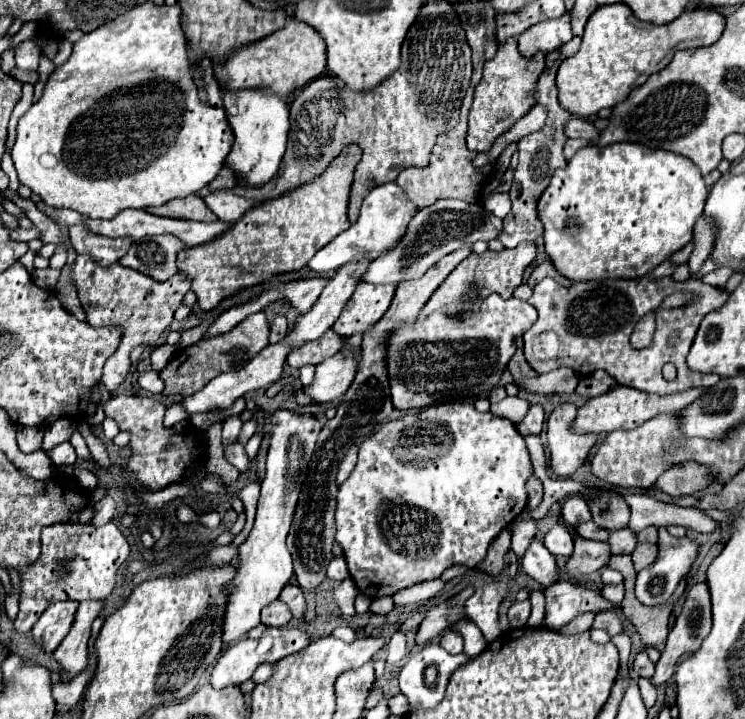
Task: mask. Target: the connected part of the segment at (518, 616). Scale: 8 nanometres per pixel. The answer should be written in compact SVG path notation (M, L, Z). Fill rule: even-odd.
M529 599L521 601L521 603L513 603L509 607L509 613L507 613L507 619L509 619L509 627L511 629L519 629L519 627L525 627L527 625L527 619L529 619L529 613L531 613L531 603Z

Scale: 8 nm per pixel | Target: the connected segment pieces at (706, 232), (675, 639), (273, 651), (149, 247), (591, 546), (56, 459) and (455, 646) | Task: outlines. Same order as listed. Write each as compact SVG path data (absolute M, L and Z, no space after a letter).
M701 215L699 221L695 223L693 241L695 241L695 249L693 249L691 257L689 257L689 269L695 275L701 269L703 261L713 251L713 227L709 227L709 223L705 223L705 215Z
M697 583L689 589L687 593L687 599L685 599L685 605L683 605L683 611L681 615L677 617L677 623L675 627L671 629L669 637L667 637L667 647L665 651L661 653L661 659L657 663L657 669L655 669L655 675L651 677L651 683L655 687L667 683L673 673L675 673L675 665L677 661L681 659L681 655L693 655L695 651L699 651L703 639L709 635L711 631L711 597L709 597L709 589L707 589L707 583Z
M267 627L267 631L261 635L259 641L243 639L239 643L231 645L219 657L219 663L215 665L215 669L211 673L211 685L215 689L223 689L223 687L229 687L229 685L241 685L243 681L251 679L251 675L255 673L257 665L261 665L261 663L277 663L283 657L287 657L291 653L297 653L297 651L301 651L307 645L309 645L309 635L303 633L299 627L281 627L281 629Z
M173 235L145 237L143 243L133 243L129 253L119 261L123 267L131 267L155 281L167 281L177 273L177 253L187 245Z
M575 535L575 551L571 553L563 571L569 577L589 575L589 573L605 567L609 557L611 557L611 551L609 551L607 541L591 541L581 535Z
M59 443L53 451L51 451L51 461L55 467L61 467L61 465L73 465L77 461L77 455L75 455L75 449L71 447L71 443Z
M445 631L445 635L441 637L439 645L449 651L451 655L459 655L463 651L463 637L457 631Z

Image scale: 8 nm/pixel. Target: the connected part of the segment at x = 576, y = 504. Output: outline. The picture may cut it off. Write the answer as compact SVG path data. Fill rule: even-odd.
M575 495L575 497L565 499L565 503L561 507L561 517L569 525L579 525L579 523L585 523L591 519L591 511L589 511L587 501L583 497Z

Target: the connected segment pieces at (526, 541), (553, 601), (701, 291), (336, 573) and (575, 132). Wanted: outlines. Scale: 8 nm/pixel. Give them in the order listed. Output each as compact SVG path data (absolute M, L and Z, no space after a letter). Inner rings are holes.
M524 510L517 517L517 525L511 536L511 549L515 551L517 557L521 557L527 551L527 547L529 547L531 541L536 537L537 531L536 522L529 519L527 510Z
M559 579L553 587L545 589L545 599L545 625L549 629L559 629L587 611L599 613L615 609L615 605L601 597L601 593L581 587L569 579Z
M645 275L645 277L635 277L635 279L601 279L601 281L581 281L567 287L561 287L555 279L543 279L541 283L535 285L533 295L529 299L529 303L537 309L539 317L533 323L533 327L529 331L525 331L523 339L525 339L525 359L531 365L533 371L541 373L549 373L557 367L571 367L575 373L589 375L597 369L607 371L619 385L627 385L633 389L641 389L645 393L657 393L657 395L669 395L669 393L677 393L677 391L687 391L693 387L713 387L713 383L719 381L717 375L703 375L703 373L695 373L689 371L685 365L685 357L689 353L689 347L695 339L695 333L699 329L701 319L715 311L717 307L721 307L727 301L727 291L719 289L719 287L711 287L707 283L703 283L701 279L687 279L687 281L675 281L673 277L659 277L655 279L653 275ZM675 291L693 291L699 295L699 301L689 305L689 307L681 307L681 309L667 309L663 307L663 299ZM649 311L655 311L655 321L657 321L657 329L655 329L655 337L653 343L645 349L633 349L629 343L629 335L633 333L633 327L637 325L637 321L647 315ZM677 333L677 339L673 345L669 345L669 337ZM665 363L673 363L677 367L677 379L675 381L665 381L661 377L661 367Z
M337 557L329 563L329 569L327 569L327 577L329 579L347 579L349 577L349 571L347 571L347 563L343 557Z
M571 117L571 121L565 125L565 133L567 133L567 137L587 139L587 141L595 141L601 135L601 131L591 121L585 121L579 117Z

